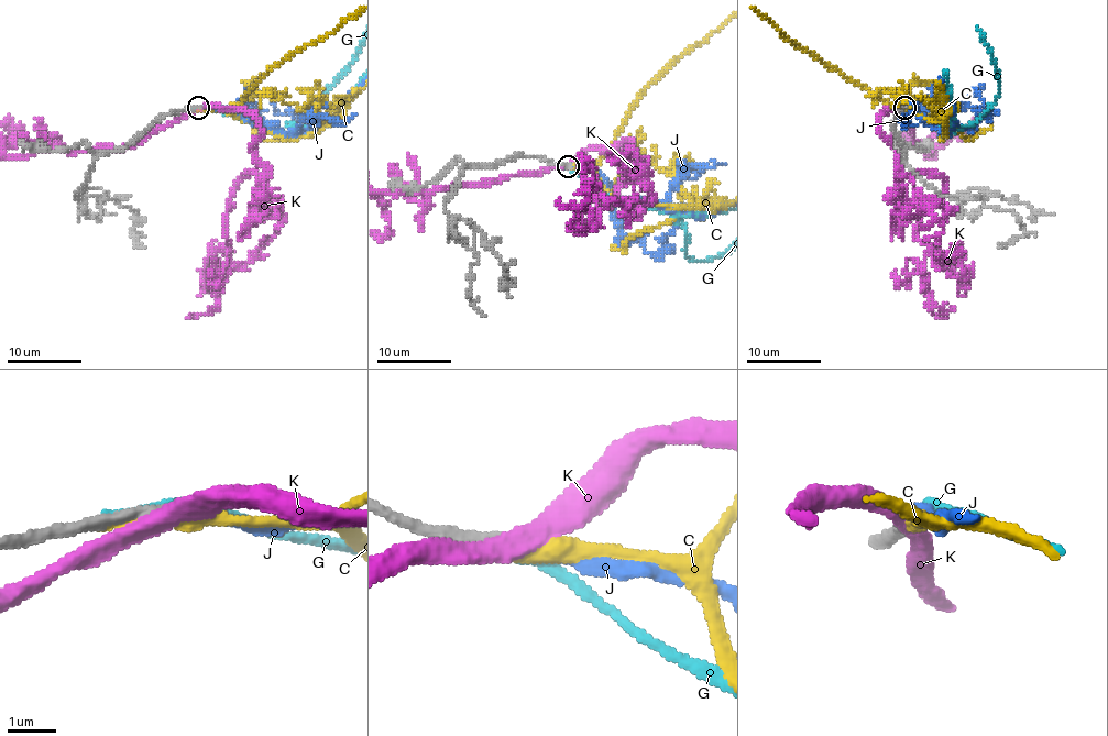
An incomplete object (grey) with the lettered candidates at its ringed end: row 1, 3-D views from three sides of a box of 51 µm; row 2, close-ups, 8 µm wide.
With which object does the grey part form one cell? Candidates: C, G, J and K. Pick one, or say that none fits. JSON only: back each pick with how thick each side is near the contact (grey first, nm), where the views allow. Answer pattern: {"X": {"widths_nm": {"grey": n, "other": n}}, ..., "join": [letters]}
{"J": {"widths_nm": {"grey": 240, "other": 200}}, "join": ["J"]}

